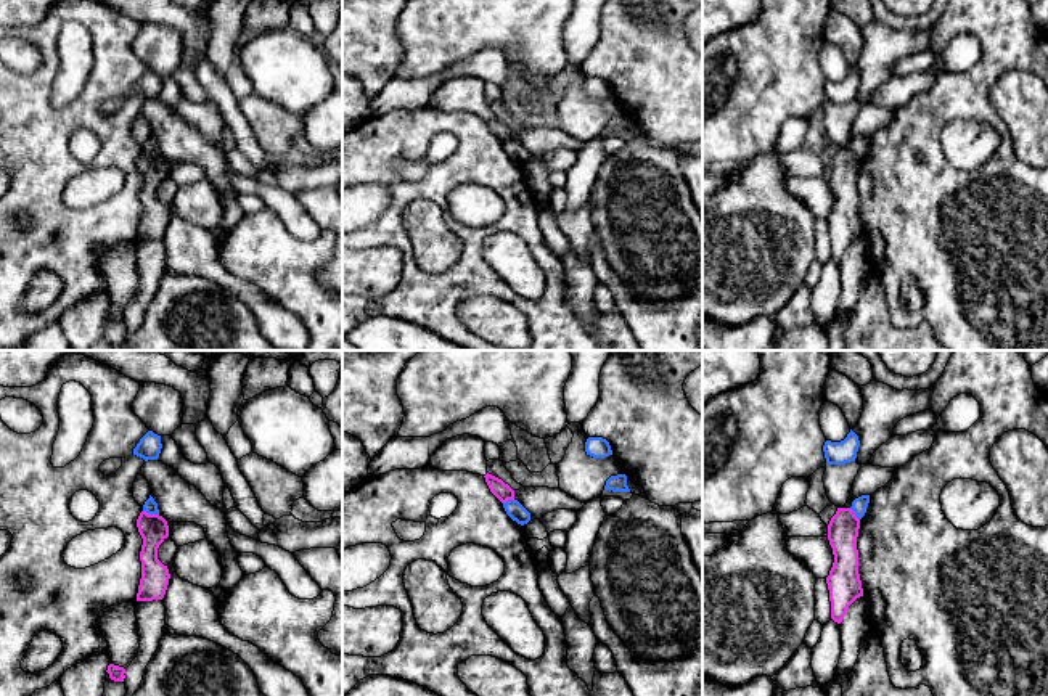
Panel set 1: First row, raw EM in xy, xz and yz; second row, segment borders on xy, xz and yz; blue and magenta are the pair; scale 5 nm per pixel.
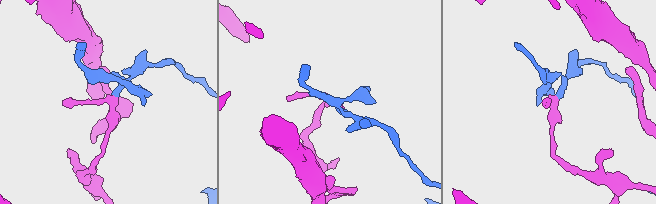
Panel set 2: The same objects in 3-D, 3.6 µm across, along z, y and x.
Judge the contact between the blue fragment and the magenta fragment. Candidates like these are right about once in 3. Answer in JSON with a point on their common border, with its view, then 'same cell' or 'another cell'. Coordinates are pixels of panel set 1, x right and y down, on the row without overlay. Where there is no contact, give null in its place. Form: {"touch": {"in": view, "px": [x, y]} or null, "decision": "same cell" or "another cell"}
{"touch": {"in": "xy", "px": [151, 153]}, "decision": "another cell"}

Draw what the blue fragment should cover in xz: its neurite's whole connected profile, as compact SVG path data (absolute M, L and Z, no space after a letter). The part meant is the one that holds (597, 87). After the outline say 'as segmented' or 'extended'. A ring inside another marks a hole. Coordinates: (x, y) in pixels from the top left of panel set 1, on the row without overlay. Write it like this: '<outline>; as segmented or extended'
M588 77L585 82L585 92L593 98L606 98L612 95L609 82L603 77Z; as segmented

